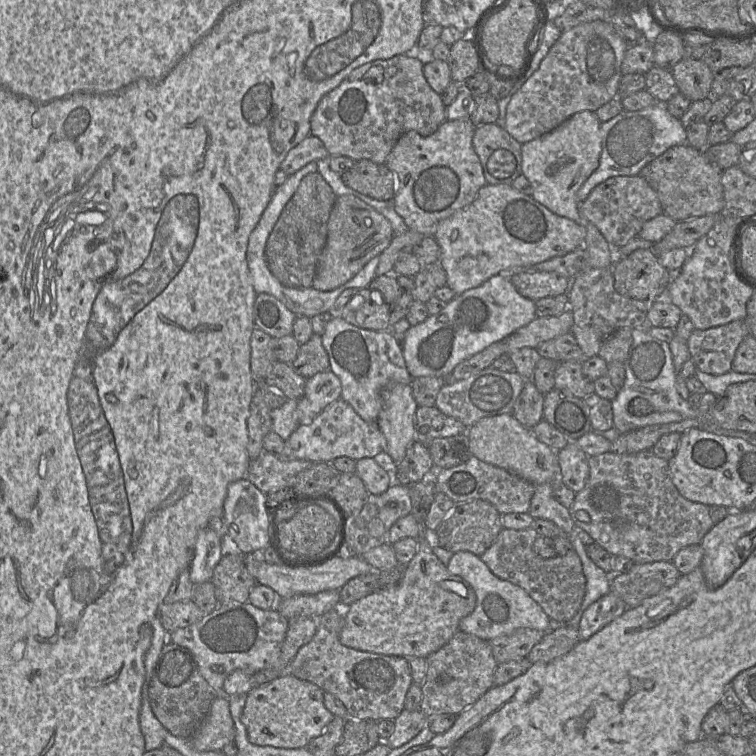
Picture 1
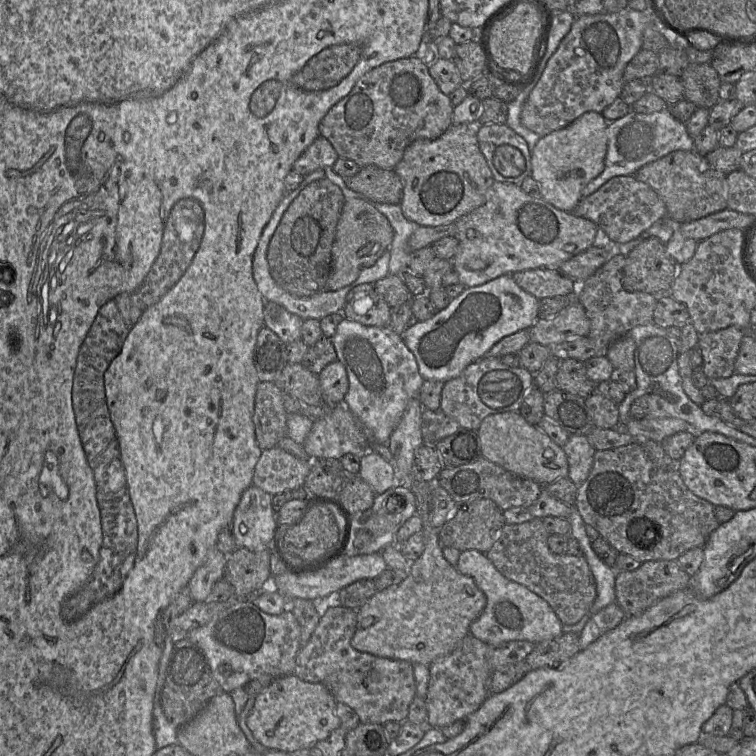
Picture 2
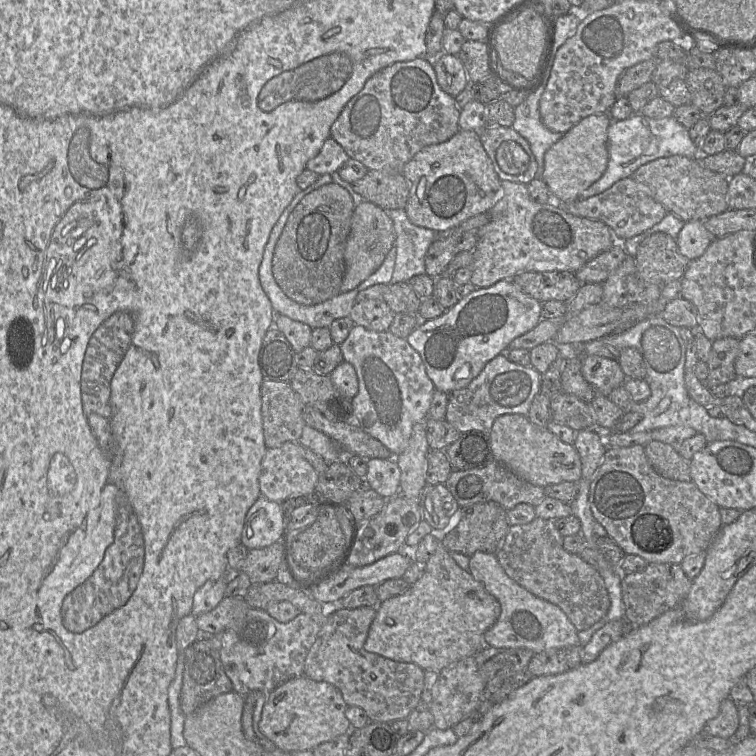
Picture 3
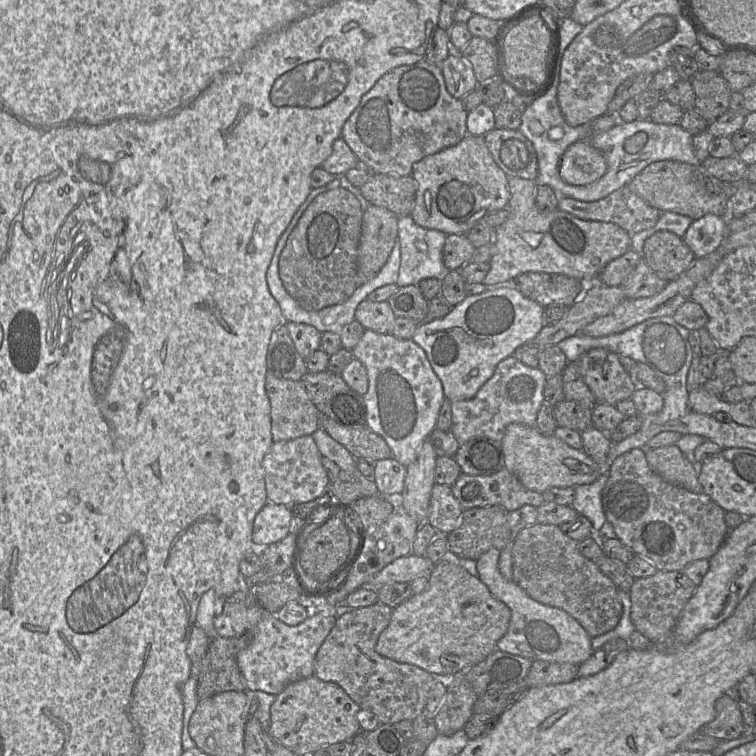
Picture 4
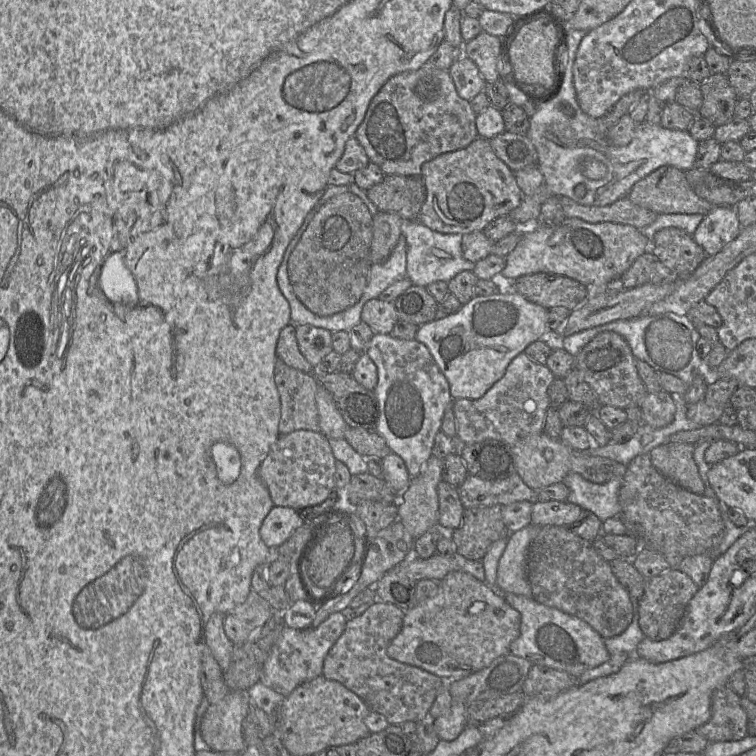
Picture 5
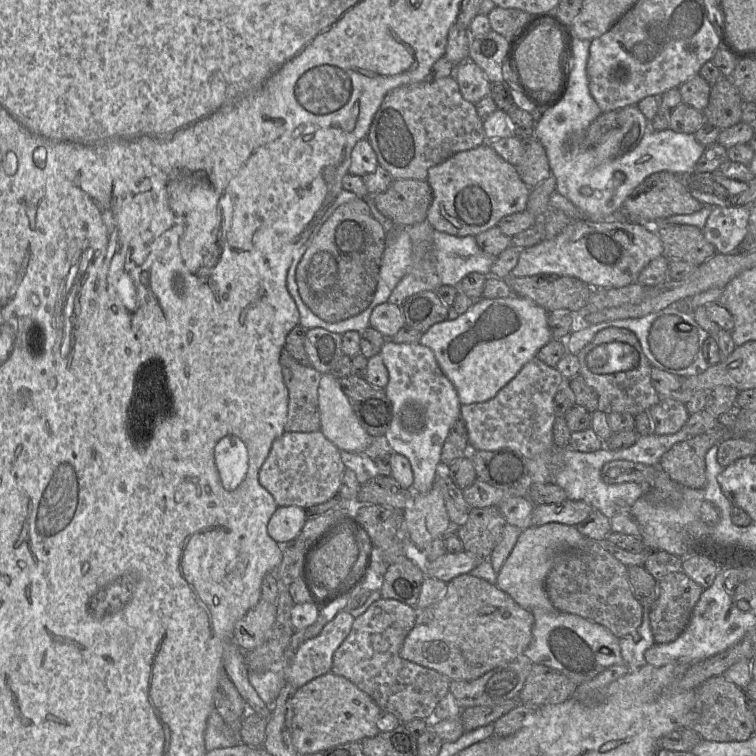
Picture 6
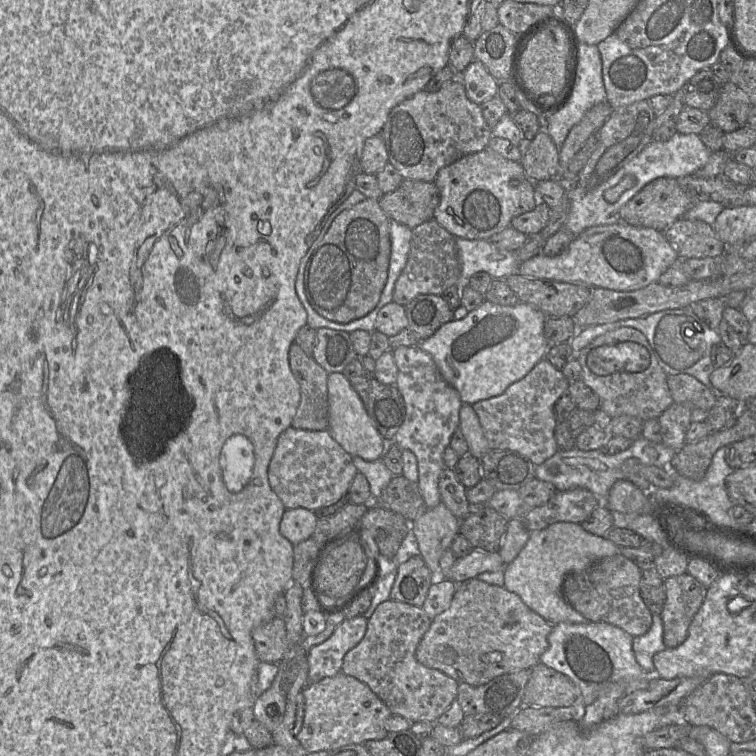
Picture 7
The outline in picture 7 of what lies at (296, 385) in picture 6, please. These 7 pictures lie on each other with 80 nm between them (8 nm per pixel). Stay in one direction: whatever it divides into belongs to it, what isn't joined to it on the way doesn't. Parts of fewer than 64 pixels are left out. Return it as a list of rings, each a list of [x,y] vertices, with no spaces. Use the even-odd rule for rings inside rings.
[[[293,343],[289,349],[289,365],[300,386],[301,399],[291,427],[303,430],[327,430],[329,373],[302,348]]]

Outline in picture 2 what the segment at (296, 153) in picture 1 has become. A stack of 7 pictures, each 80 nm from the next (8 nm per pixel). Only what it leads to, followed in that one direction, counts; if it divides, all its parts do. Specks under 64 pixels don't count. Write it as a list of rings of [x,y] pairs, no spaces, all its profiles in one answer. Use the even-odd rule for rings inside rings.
[[[319,136],[294,162],[292,170],[301,175],[307,175],[317,169],[332,167],[339,158],[332,144]]]

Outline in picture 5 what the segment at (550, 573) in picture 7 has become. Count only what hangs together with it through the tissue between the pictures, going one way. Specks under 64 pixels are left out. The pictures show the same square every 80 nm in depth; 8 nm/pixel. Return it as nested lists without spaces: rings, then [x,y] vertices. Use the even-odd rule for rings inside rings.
[[[531,523],[509,534],[506,548],[498,564],[496,584],[501,590],[532,597],[527,578],[527,553],[530,543],[541,527]]]

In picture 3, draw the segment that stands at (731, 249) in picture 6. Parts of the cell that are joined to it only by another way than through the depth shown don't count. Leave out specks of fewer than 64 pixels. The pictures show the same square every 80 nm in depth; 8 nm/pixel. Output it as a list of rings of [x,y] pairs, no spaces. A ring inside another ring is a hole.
[[[689,221],[679,232],[676,243],[682,255],[694,260],[699,258],[716,237],[704,226],[703,221]]]

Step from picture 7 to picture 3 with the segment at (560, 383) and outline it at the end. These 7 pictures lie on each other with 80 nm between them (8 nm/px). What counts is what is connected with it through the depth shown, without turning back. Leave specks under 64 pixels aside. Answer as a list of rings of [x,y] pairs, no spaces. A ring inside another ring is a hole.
[[[500,354],[490,360],[467,387],[449,394],[446,420],[460,433],[489,433],[499,416],[518,414],[527,417],[533,399],[540,393],[541,375],[532,366],[515,364],[506,354]]]

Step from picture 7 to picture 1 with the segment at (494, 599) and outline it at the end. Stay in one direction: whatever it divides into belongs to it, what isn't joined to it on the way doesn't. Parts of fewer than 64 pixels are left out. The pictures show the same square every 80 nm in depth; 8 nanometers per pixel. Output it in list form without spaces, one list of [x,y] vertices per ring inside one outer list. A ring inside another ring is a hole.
[[[424,523],[424,526],[426,527],[425,537],[417,537],[417,540],[418,540],[417,552],[414,555],[414,557],[411,559],[411,561],[404,567],[404,573],[403,573],[402,578],[392,587],[381,588],[359,599],[358,601],[352,603],[348,607],[344,608],[345,609],[345,624],[339,635],[339,640],[343,645],[357,649],[357,650],[366,651],[366,652],[402,656],[402,657],[405,657],[406,659],[409,659],[411,657],[424,657],[425,658],[430,653],[442,647],[459,630],[460,620],[473,611],[476,605],[476,596],[475,596],[475,592],[473,588],[467,581],[465,581],[460,576],[451,574],[448,571],[446,565],[444,565],[438,559],[438,557],[434,554],[433,548],[429,544],[429,541],[427,540],[428,527],[425,523]]]

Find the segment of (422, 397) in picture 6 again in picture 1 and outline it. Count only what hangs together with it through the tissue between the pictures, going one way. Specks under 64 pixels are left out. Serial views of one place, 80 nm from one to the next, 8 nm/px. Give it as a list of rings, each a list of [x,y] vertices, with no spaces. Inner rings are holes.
[[[335,315],[321,338],[329,356],[329,369],[341,381],[341,398],[367,422],[377,422],[384,405],[382,391],[385,388],[397,383],[411,384],[413,380],[406,366],[402,344],[389,330],[362,329]]]

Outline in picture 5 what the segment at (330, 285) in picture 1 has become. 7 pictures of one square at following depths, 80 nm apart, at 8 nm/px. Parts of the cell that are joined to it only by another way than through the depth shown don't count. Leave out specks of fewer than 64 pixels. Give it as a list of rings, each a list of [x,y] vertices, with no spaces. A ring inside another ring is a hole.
[[[379,211],[373,216],[370,259],[372,264],[385,262],[395,248],[403,219],[394,213]]]

